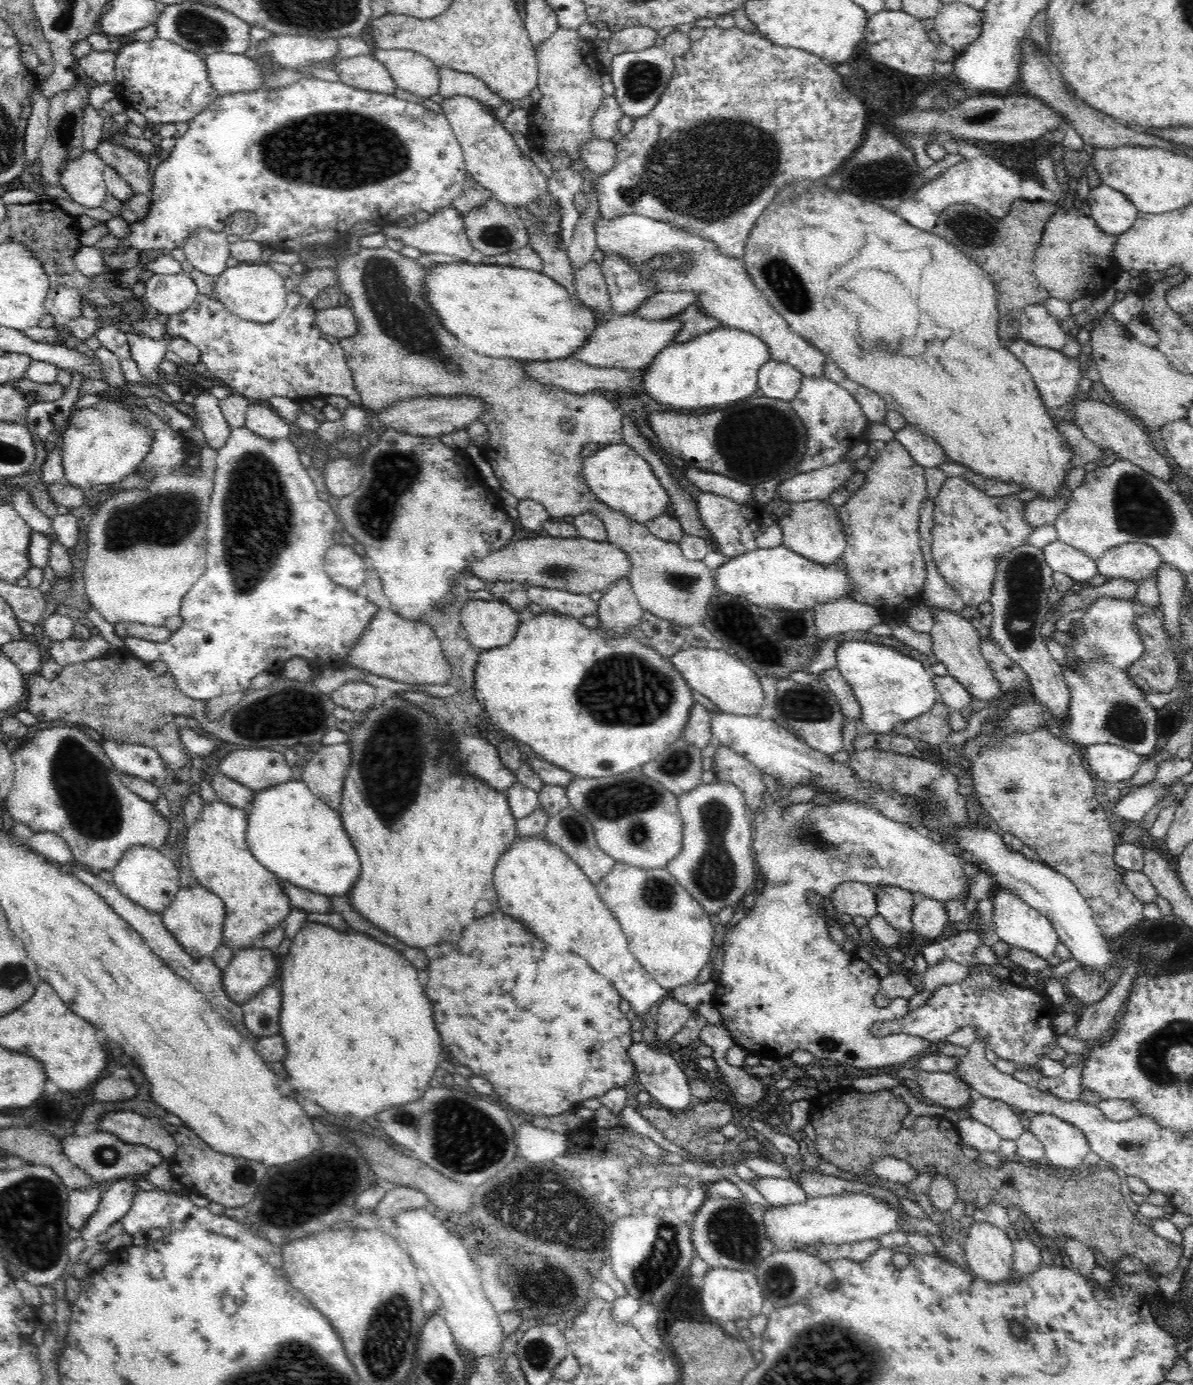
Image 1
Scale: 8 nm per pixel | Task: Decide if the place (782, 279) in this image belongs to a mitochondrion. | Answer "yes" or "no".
yes

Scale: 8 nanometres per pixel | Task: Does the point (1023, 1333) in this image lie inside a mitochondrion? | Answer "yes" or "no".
no

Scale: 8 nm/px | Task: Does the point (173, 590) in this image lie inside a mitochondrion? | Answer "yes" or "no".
no

